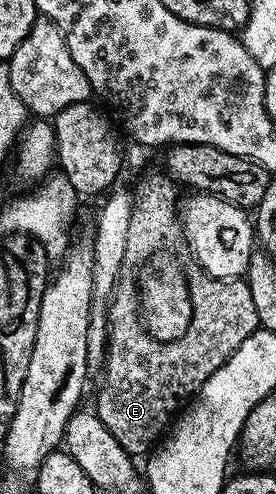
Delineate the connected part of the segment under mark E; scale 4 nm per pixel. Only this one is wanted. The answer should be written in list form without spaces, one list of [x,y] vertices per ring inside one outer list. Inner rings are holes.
[[[123,261],[116,279],[108,311],[109,335],[101,371],[104,377],[95,412],[131,457],[150,452],[164,434],[163,429],[170,426],[173,413],[180,412],[203,383],[234,354],[240,343],[260,326],[246,280],[226,281],[202,269],[195,271],[186,278],[192,301],[191,323],[179,339],[166,342],[155,340],[144,328],[139,283],[129,261]]]

